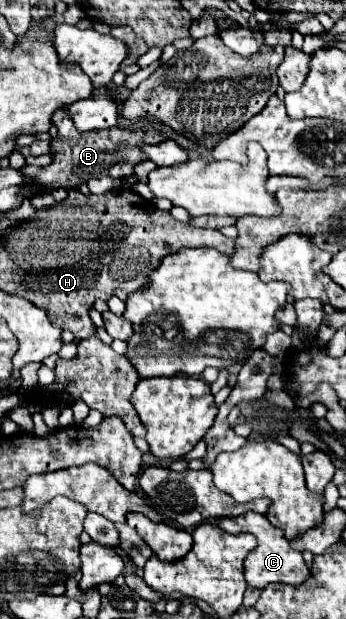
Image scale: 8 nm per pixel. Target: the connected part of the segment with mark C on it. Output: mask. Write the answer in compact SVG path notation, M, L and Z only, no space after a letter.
M248 511L240 517L232 517L232 519L218 519L218 527L224 529L226 533L252 533L256 539L258 539L258 545L252 553L248 553L248 557L244 559L244 575L246 575L246 581L250 587L258 587L258 589L264 589L268 583L288 583L288 585L298 585L302 583L310 571L302 559L302 553L300 551L294 551L288 543L288 539L284 539L282 531L272 527L268 523L268 519L260 513L254 513L254 511Z

